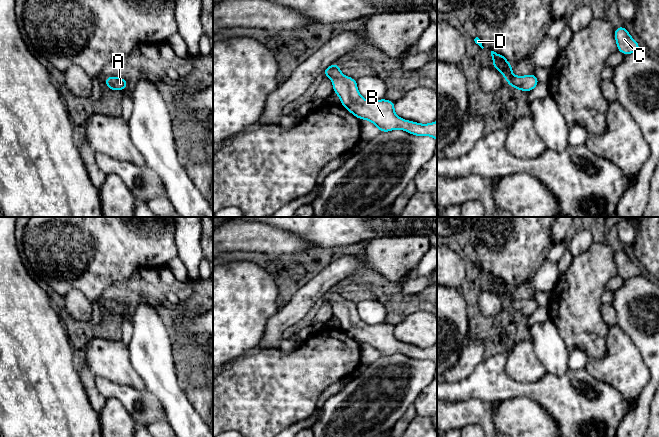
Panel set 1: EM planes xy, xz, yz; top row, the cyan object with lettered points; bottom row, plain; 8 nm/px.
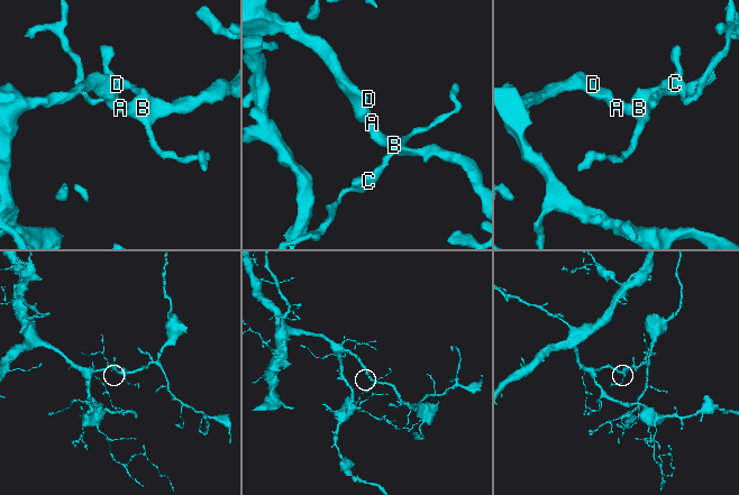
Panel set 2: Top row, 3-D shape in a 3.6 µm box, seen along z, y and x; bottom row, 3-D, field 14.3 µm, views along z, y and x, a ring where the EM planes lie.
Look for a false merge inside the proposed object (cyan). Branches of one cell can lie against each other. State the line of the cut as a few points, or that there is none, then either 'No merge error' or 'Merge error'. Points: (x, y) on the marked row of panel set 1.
No split. No merge error

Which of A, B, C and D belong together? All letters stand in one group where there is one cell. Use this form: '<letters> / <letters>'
A B C D

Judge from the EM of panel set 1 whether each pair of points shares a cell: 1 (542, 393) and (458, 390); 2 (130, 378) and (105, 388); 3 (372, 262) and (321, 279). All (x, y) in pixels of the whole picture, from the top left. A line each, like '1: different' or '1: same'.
1: same
2: different
3: different

